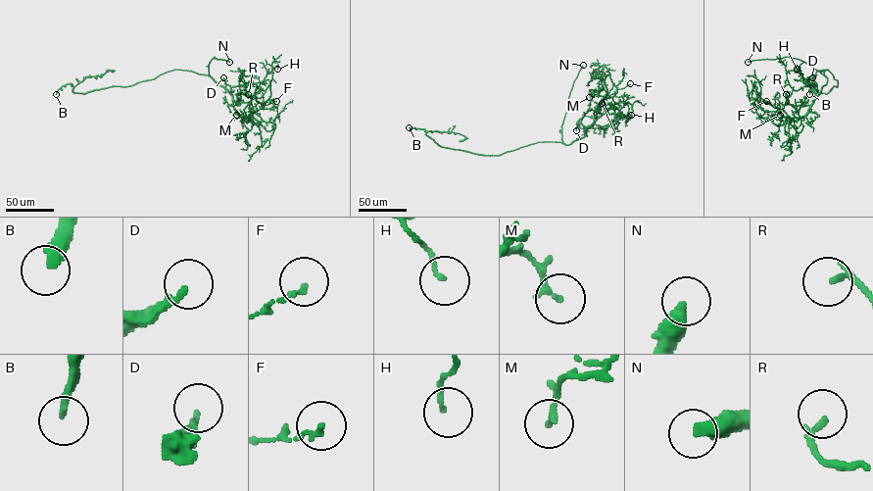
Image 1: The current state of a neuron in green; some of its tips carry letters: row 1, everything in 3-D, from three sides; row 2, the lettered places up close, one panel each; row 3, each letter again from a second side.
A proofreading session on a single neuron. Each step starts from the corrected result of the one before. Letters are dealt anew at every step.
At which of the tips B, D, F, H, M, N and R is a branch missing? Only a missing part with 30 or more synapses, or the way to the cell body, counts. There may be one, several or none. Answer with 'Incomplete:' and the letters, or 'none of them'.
Incomplete: B, D, N

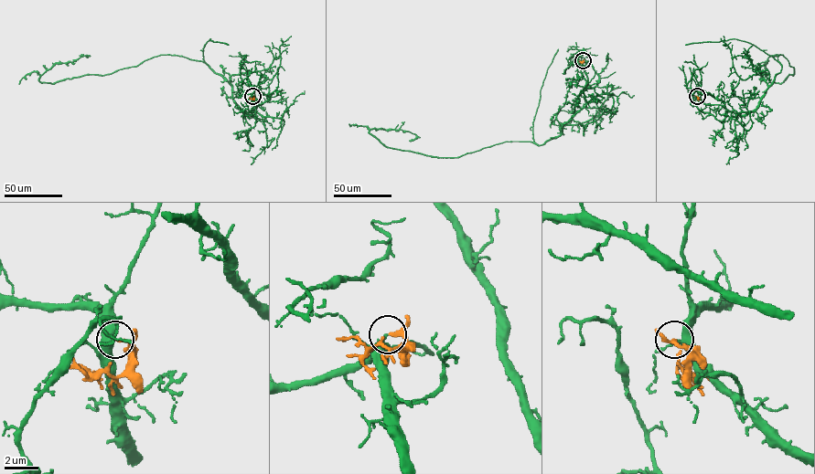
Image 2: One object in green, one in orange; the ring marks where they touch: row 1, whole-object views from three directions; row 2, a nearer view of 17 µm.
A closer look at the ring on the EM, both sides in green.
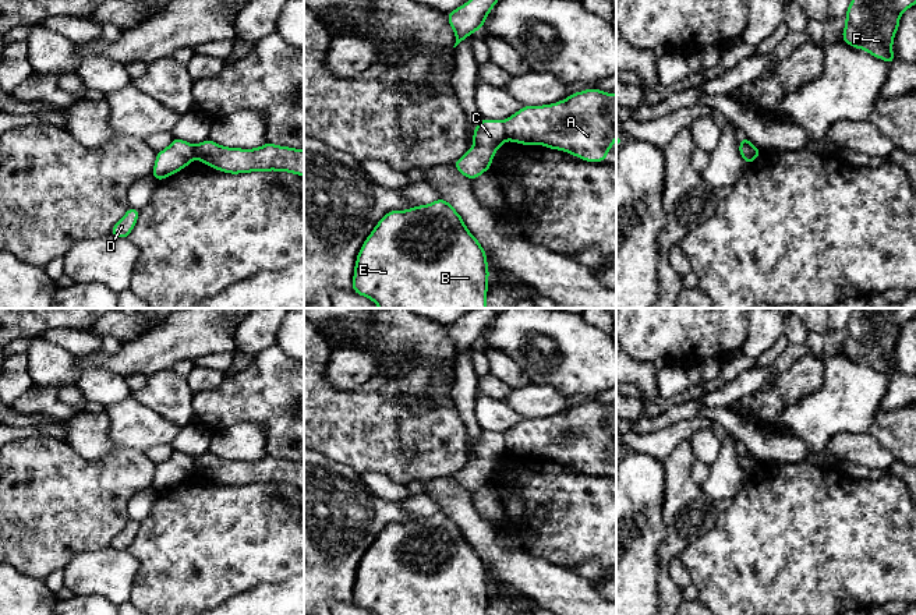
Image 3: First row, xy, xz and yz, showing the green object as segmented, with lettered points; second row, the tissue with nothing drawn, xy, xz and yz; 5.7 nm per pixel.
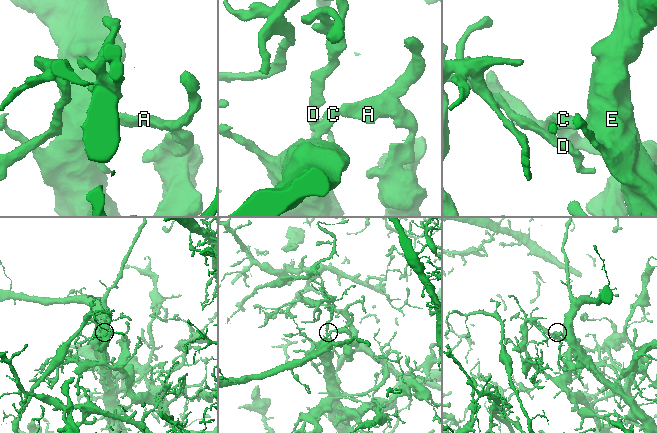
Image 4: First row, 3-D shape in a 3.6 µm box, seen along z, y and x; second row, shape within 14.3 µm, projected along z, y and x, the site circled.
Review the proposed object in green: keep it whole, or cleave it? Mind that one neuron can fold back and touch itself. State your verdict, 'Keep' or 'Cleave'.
Cleave

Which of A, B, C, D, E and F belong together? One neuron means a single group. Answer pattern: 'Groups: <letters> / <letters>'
Groups: A D / B C E F

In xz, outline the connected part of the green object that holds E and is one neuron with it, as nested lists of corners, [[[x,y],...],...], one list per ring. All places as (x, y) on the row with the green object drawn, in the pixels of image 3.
[[[438,198],[429,205],[390,211],[378,222],[357,255],[351,289],[379,308],[487,308],[488,276],[484,248],[456,209]]]

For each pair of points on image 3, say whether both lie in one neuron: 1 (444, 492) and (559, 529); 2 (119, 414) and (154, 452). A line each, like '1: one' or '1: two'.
1: two
2: two

